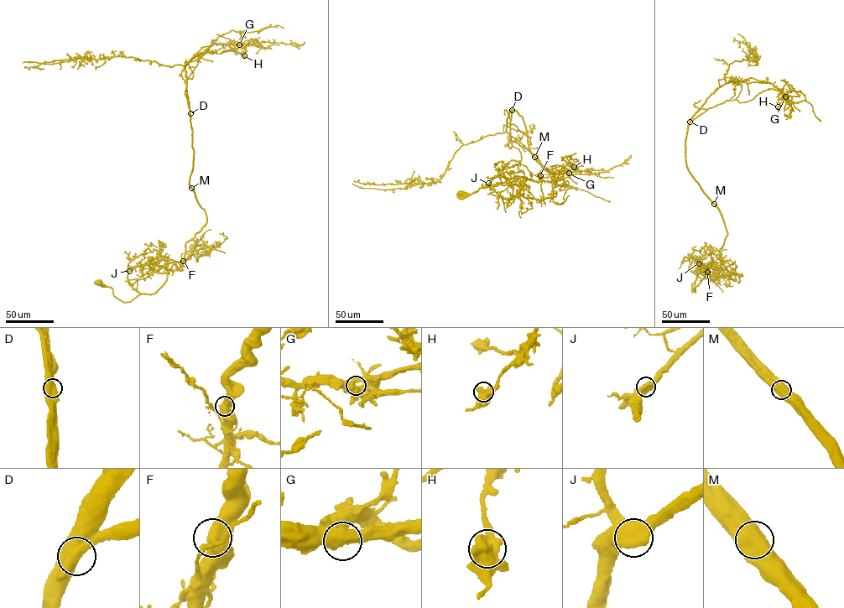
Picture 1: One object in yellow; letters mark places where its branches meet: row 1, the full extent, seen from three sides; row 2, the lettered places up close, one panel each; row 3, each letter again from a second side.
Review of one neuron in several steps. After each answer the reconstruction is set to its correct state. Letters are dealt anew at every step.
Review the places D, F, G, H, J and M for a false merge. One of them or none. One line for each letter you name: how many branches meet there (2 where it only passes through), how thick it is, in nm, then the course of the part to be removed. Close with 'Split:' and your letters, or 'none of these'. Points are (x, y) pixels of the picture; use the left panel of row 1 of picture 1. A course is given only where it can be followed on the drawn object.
D: 2 branches meet; 700 nm thick; foreign part runs (190, 113), (184, 82), (193, 76), (188, 62), (193, 54), (206, 52), (218, 35), (231, 30), (283, 28)
Split: D

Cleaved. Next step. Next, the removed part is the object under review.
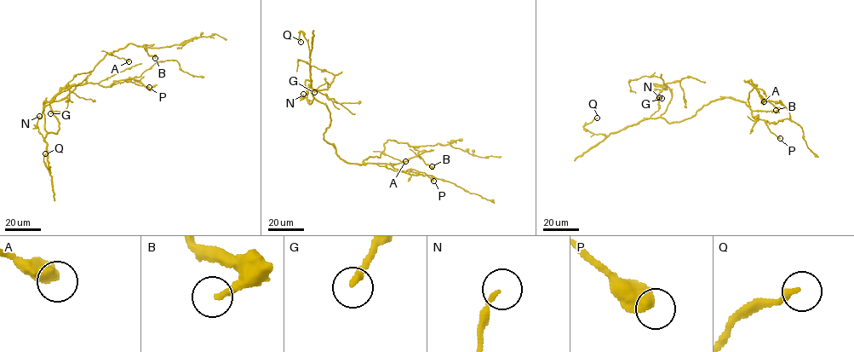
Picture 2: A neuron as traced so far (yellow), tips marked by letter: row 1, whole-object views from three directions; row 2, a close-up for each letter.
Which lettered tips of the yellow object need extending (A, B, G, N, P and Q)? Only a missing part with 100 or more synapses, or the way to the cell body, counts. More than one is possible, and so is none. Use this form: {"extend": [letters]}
{"extend": []}

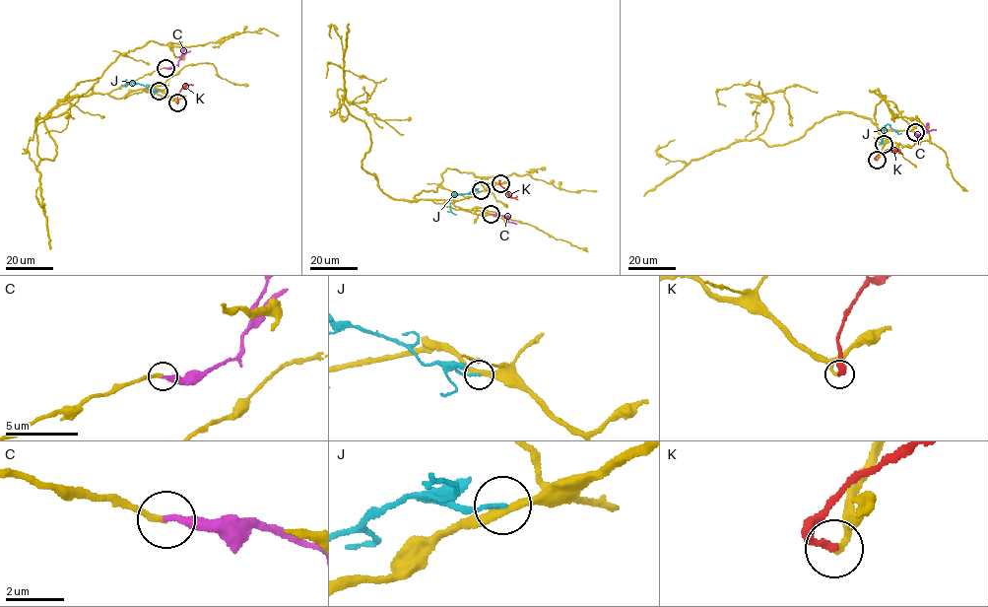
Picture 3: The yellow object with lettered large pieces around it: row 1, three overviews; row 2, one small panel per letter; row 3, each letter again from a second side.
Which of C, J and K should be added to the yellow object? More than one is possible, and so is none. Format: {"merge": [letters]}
{"merge": ["C"]}

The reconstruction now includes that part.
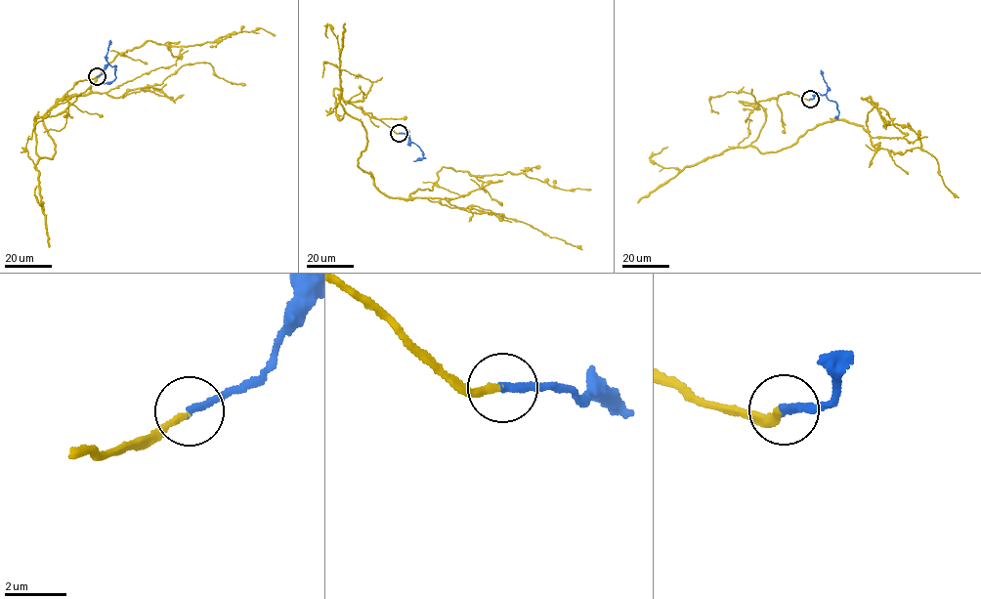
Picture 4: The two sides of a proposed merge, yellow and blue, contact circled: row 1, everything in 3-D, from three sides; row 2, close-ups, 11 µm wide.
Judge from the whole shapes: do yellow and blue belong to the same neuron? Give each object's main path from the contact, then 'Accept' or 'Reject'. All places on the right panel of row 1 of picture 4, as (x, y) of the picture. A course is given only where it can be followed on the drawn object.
Course of yellow: (810, 99), (740, 101), (764, 112), (751, 144), (780, 150), (832, 120), (867, 131), (871, 98), (921, 147). Course of blue: (810, 99), (818, 94), (825, 95), (836, 103), (839, 115), (836, 116). Accept

